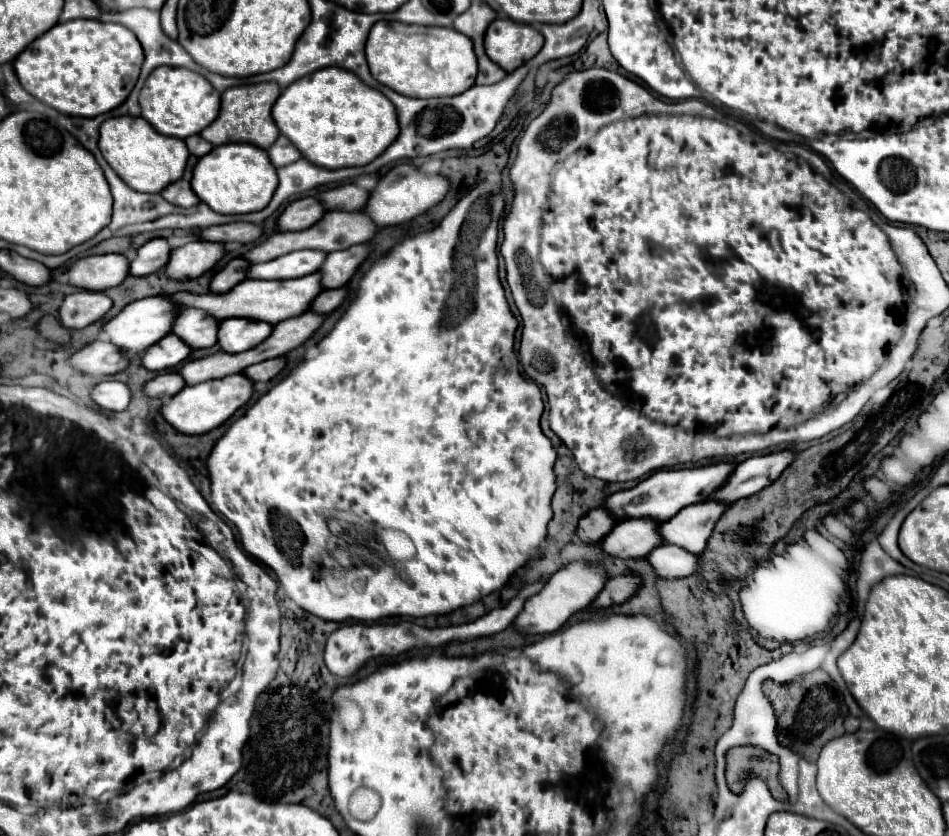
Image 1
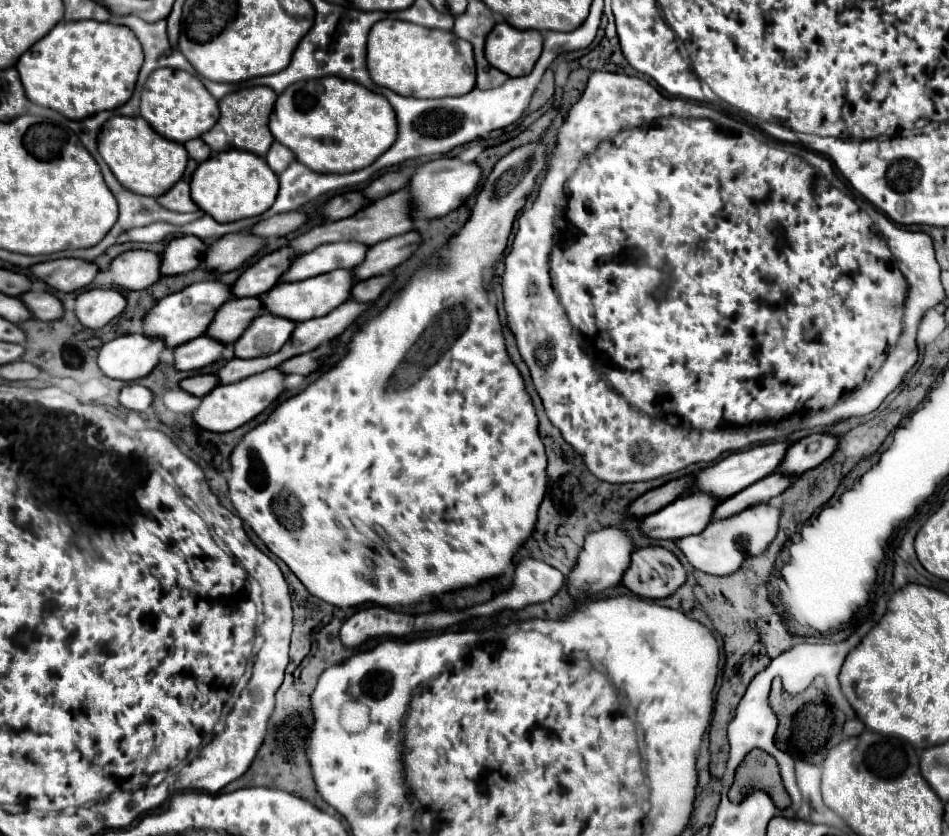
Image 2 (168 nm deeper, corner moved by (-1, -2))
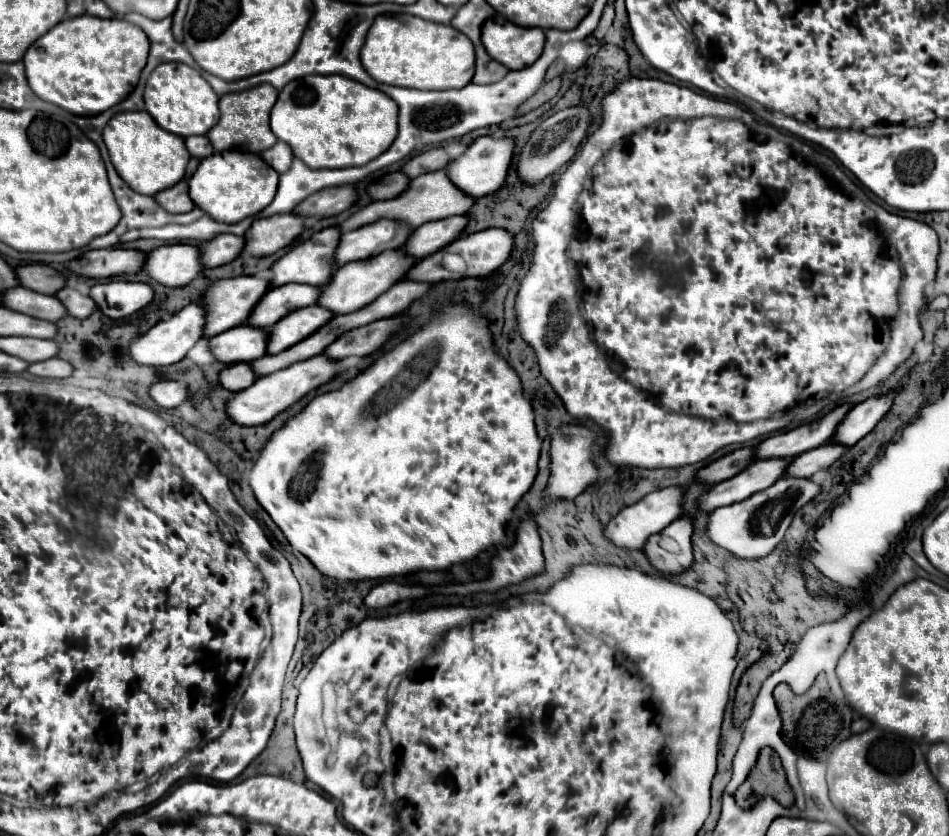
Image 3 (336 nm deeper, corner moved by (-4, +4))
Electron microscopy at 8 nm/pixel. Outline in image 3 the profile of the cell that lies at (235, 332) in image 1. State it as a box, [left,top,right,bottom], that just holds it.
[268,306,336,354]

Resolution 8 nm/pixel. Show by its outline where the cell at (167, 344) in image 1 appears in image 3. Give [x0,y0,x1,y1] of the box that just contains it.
[212,326,270,362]

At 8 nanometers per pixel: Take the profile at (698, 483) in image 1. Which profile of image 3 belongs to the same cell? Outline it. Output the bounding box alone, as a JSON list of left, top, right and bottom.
[758,404,854,458]

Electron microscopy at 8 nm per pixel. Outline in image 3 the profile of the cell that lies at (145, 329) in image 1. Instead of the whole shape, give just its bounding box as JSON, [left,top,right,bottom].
[204,276,270,336]

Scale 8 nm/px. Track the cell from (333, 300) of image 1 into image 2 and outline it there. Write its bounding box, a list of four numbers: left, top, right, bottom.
[349,274,391,302]

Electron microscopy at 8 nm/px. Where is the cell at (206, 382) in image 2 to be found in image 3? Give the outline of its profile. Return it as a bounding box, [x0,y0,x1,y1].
[220,364,256,392]

